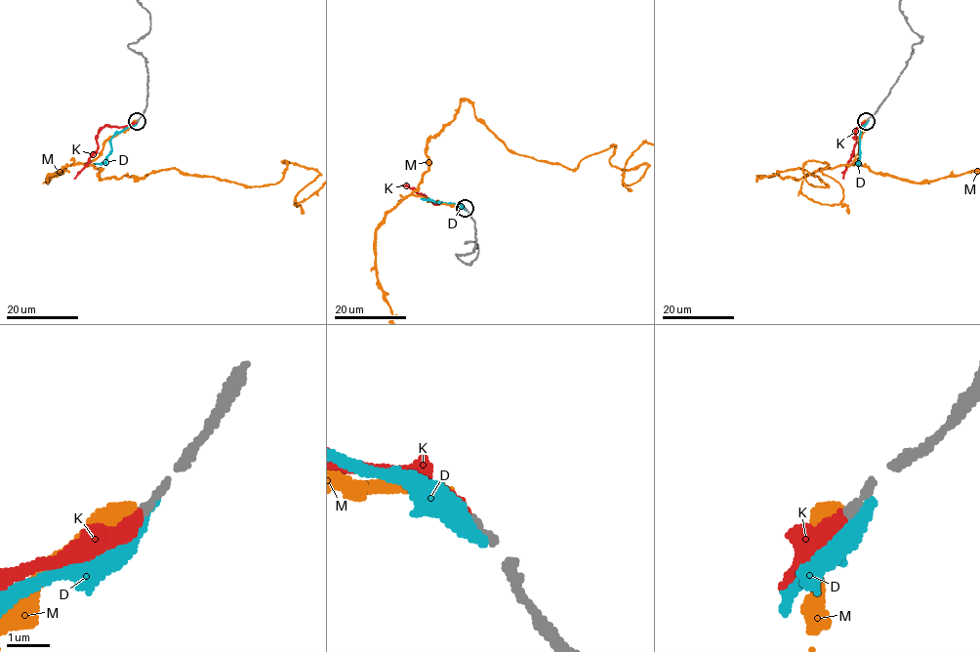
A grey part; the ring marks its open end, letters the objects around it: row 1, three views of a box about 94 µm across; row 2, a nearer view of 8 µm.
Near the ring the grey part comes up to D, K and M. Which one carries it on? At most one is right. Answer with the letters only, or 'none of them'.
K

